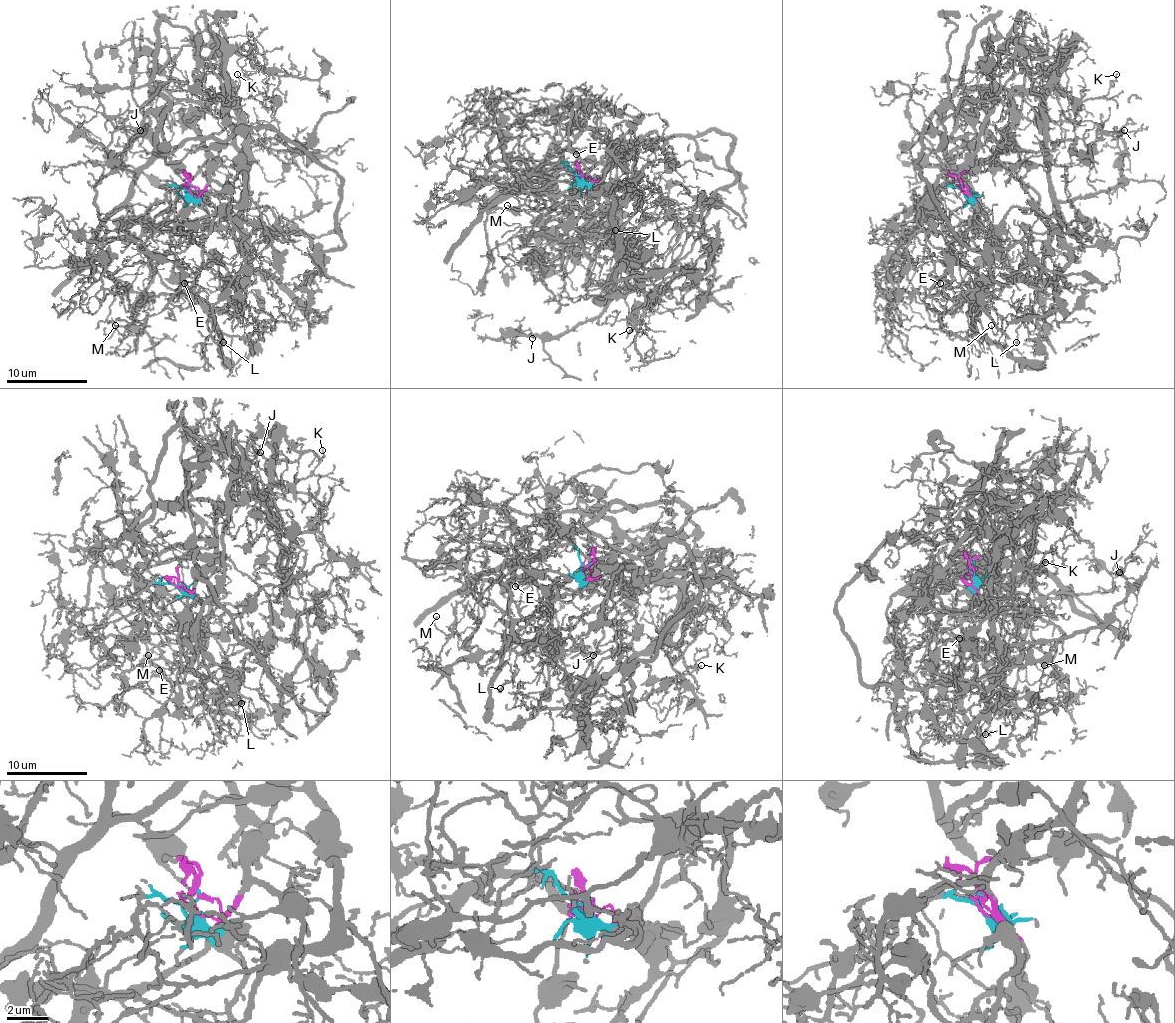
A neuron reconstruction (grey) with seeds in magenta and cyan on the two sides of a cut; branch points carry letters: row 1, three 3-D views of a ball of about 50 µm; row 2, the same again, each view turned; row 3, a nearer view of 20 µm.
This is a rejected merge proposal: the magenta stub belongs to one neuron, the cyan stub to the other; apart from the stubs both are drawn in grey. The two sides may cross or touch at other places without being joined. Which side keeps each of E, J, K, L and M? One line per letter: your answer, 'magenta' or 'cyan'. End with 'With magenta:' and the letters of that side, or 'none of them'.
E: cyan
J: magenta
K: magenta
L: cyan
M: cyan
With magenta: J, K

